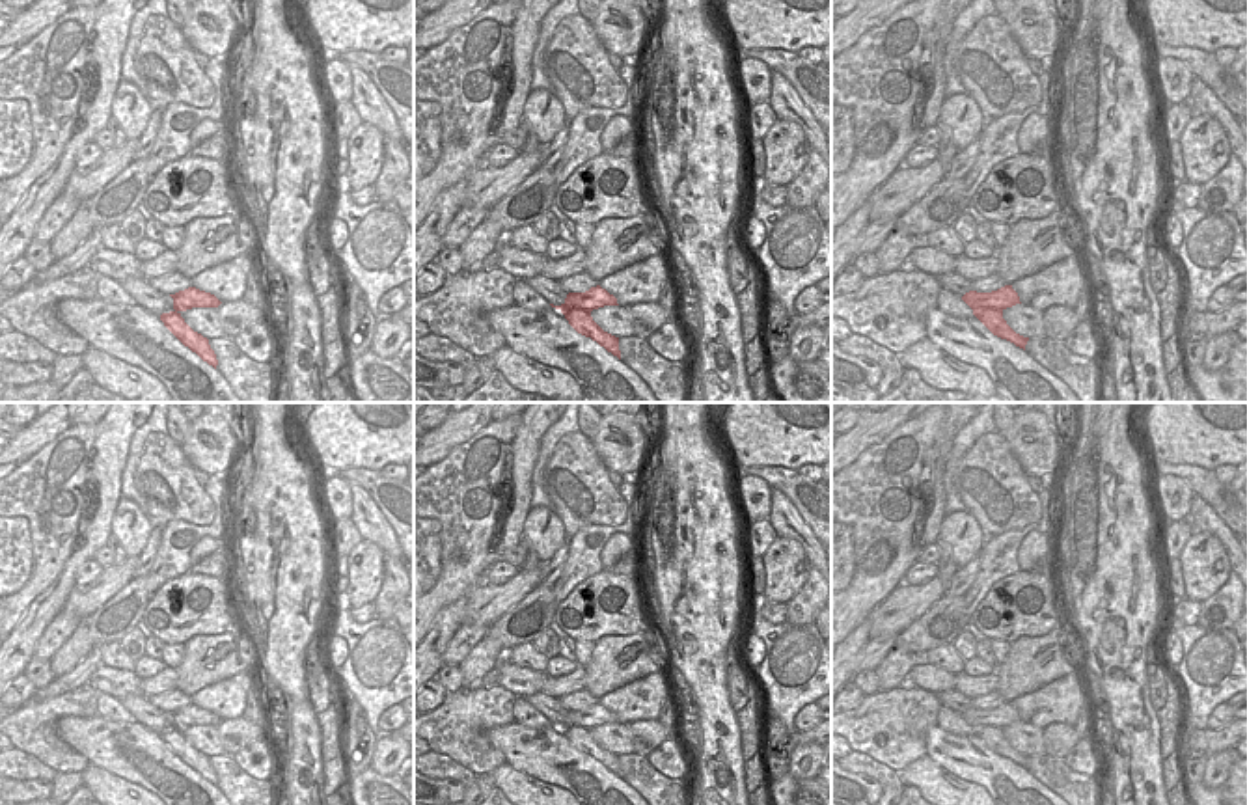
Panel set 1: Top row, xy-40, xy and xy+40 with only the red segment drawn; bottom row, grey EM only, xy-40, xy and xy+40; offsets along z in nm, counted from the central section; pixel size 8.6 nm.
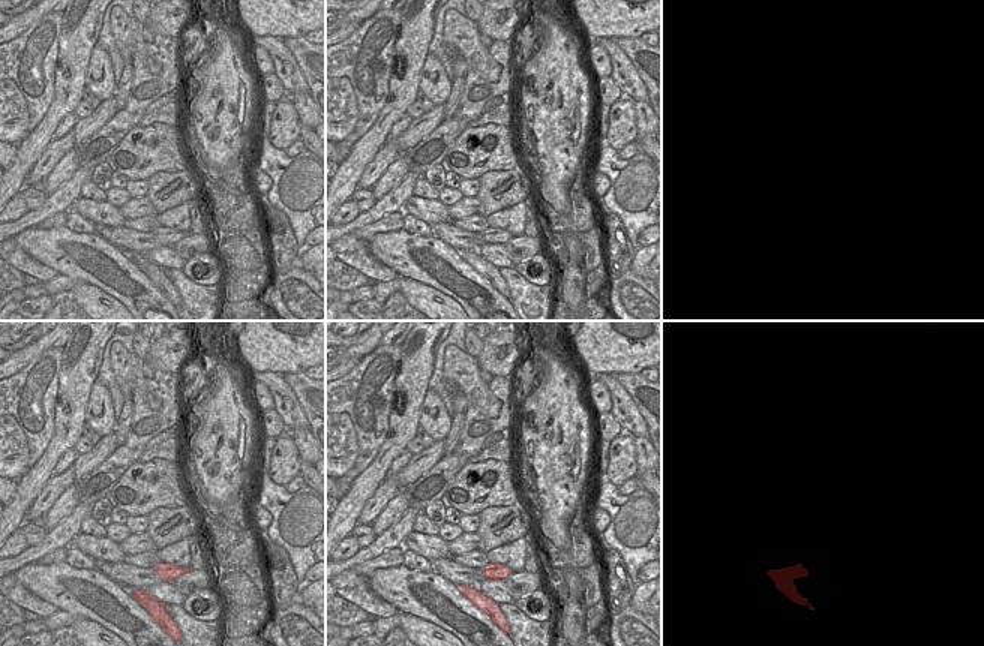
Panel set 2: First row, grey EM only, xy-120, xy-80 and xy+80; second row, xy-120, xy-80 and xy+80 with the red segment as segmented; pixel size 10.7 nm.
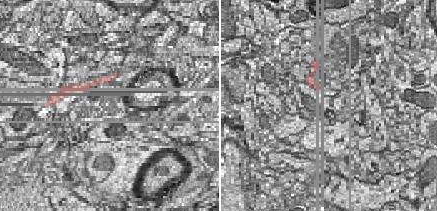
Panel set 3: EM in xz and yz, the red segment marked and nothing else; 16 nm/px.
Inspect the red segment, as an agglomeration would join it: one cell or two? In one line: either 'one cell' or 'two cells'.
two cells

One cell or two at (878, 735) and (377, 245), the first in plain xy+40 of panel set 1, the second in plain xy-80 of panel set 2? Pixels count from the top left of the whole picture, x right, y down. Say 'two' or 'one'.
two

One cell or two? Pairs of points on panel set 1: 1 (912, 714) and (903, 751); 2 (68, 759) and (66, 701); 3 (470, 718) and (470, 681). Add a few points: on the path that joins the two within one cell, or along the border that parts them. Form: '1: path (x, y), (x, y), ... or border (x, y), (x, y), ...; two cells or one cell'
1: path (903, 723), (903, 742); one cell
2: path (53, 744), (43, 735), (43, 723), (51, 716); one cell
3: border (463, 688), (474, 690); two cells

